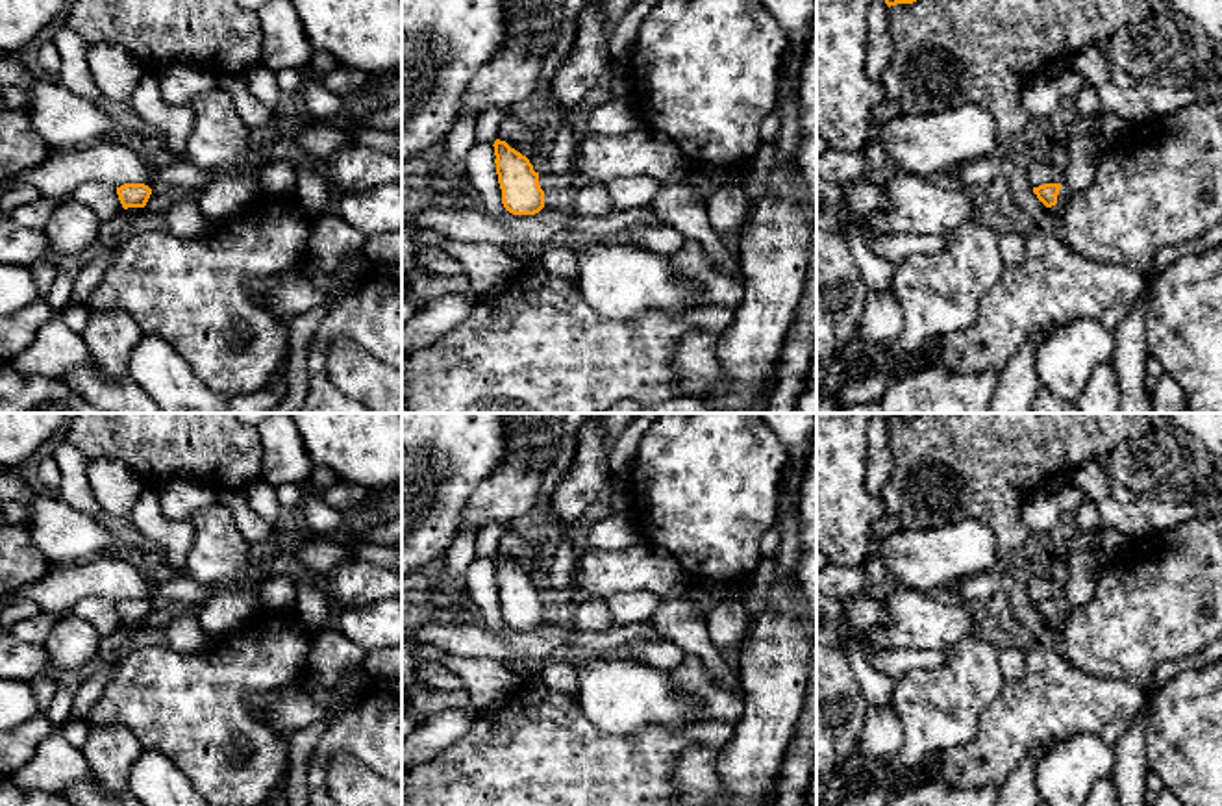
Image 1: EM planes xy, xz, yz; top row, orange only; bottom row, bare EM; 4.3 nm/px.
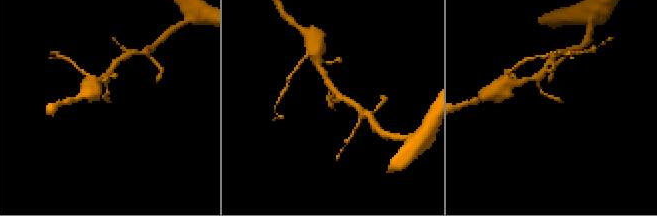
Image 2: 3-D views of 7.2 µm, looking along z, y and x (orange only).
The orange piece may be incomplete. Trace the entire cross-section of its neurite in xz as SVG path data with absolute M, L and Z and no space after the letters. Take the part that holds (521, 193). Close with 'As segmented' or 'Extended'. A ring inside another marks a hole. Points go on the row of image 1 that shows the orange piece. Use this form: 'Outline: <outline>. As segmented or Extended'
Outline: M494 141L494 163L502 189L502 204L513 215L535 215L544 208L544 191L539 185L539 172L526 156L505 141Z. As segmented

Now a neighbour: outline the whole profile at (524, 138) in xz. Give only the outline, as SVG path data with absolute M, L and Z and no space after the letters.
M515 109L507 111L500 124L500 141L520 152L533 163L537 159L537 146L546 139L533 124L522 122Z

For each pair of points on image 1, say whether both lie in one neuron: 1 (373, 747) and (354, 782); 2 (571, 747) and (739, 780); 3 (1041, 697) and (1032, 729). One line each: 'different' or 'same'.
1: different
2: different
3: same

